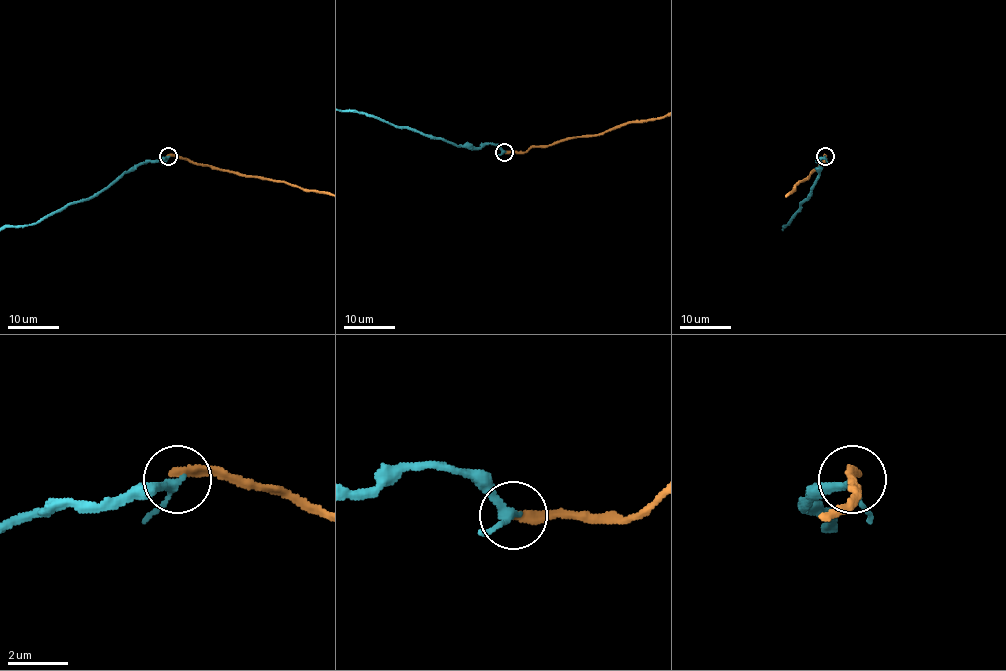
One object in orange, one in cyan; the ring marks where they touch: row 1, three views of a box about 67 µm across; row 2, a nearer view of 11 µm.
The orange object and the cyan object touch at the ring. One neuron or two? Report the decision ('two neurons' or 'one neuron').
one neuron

